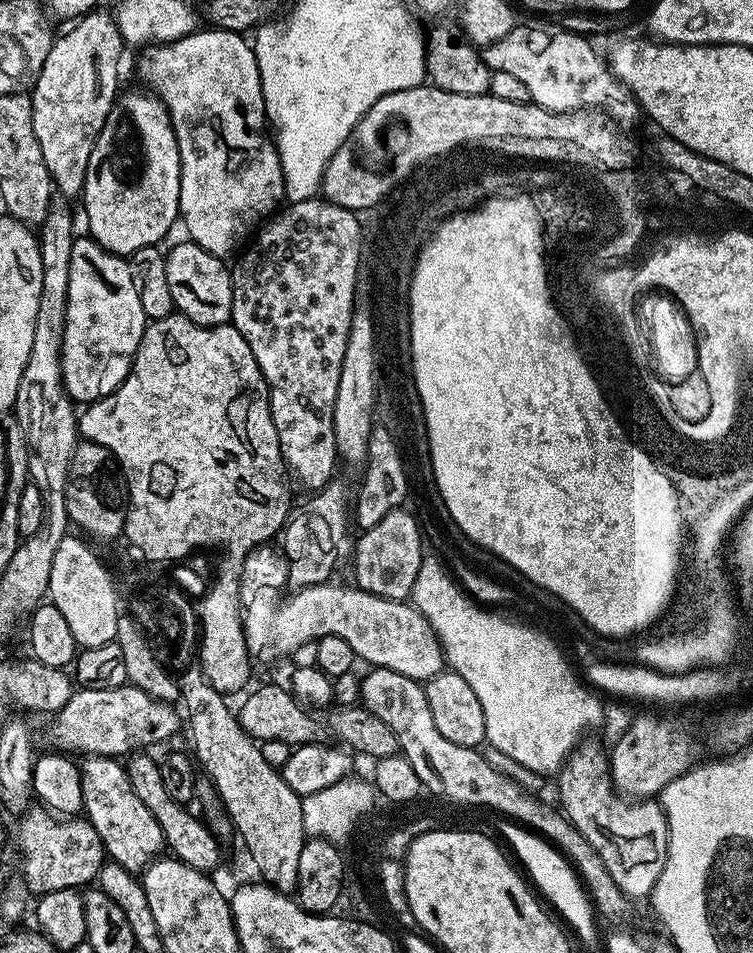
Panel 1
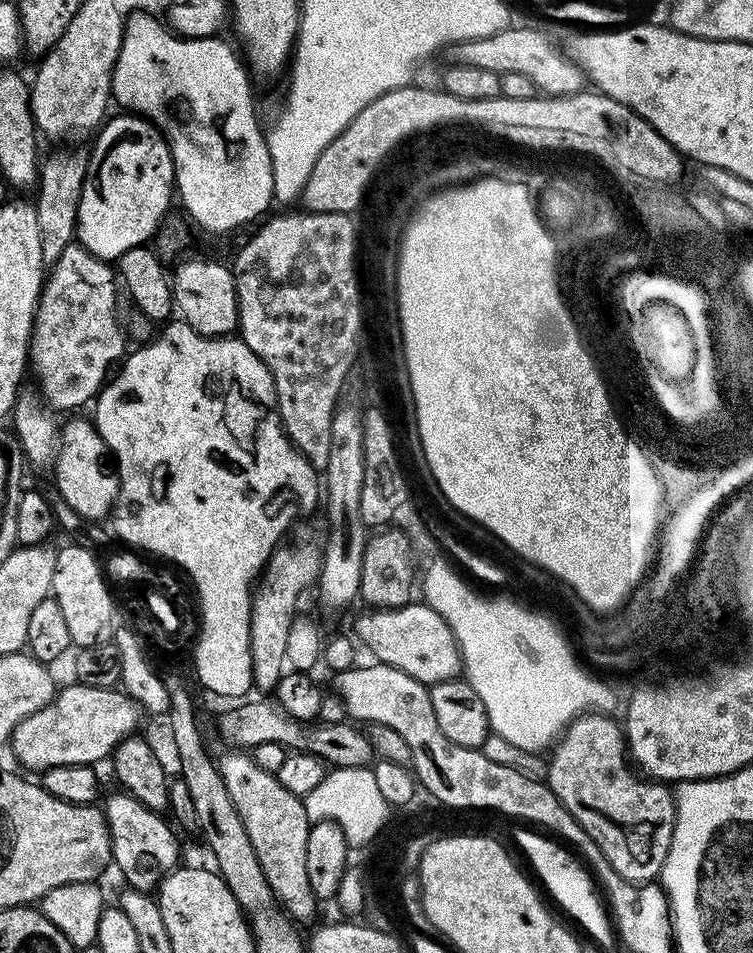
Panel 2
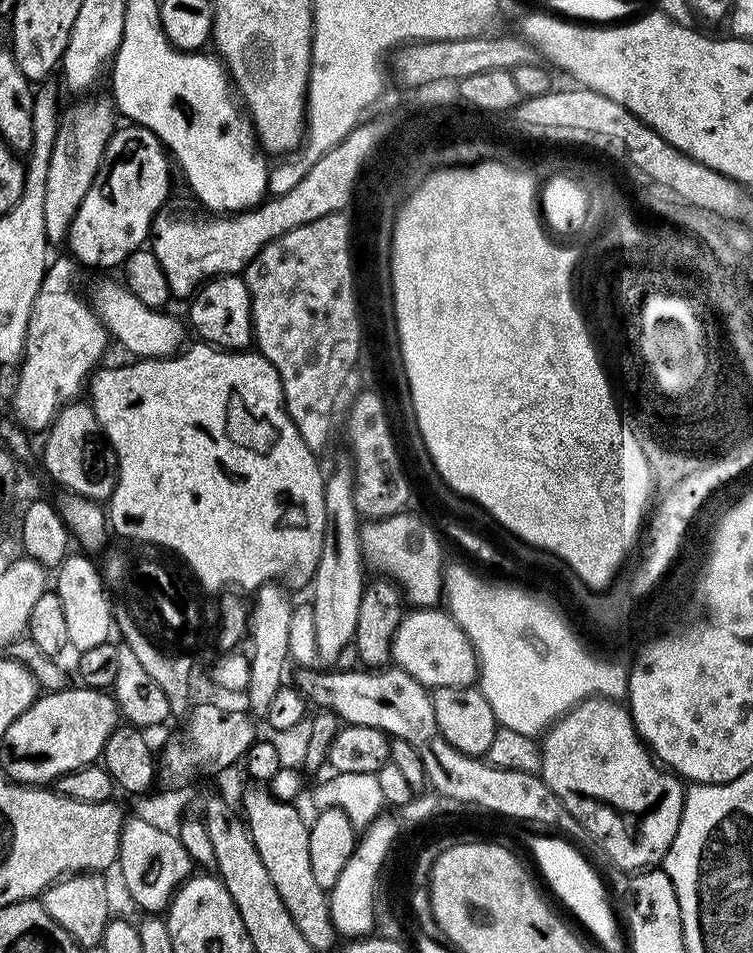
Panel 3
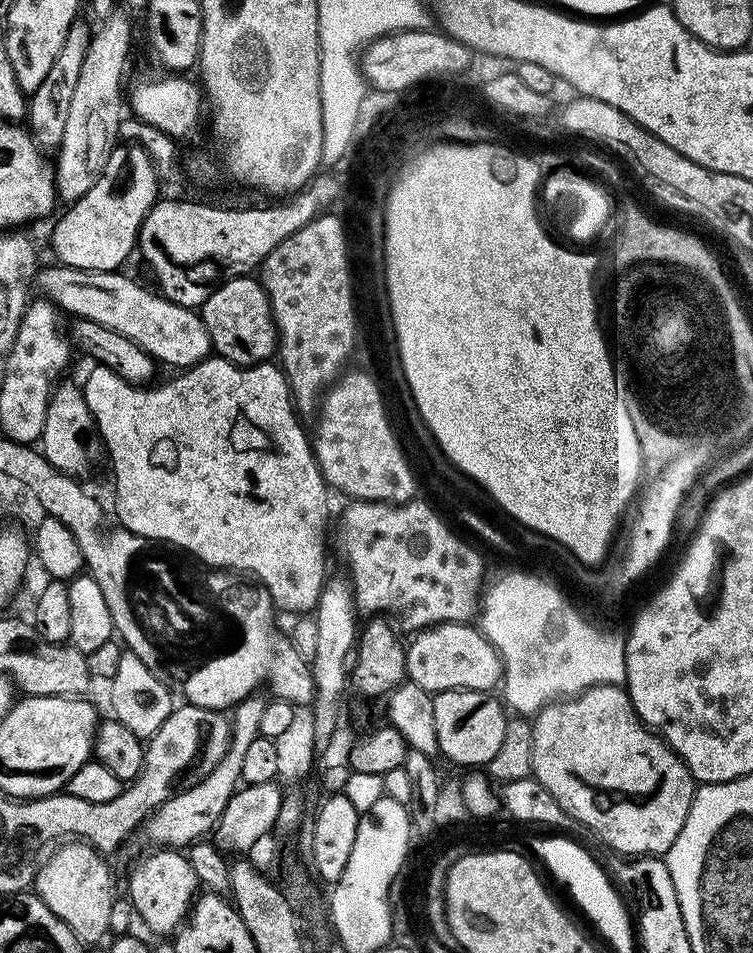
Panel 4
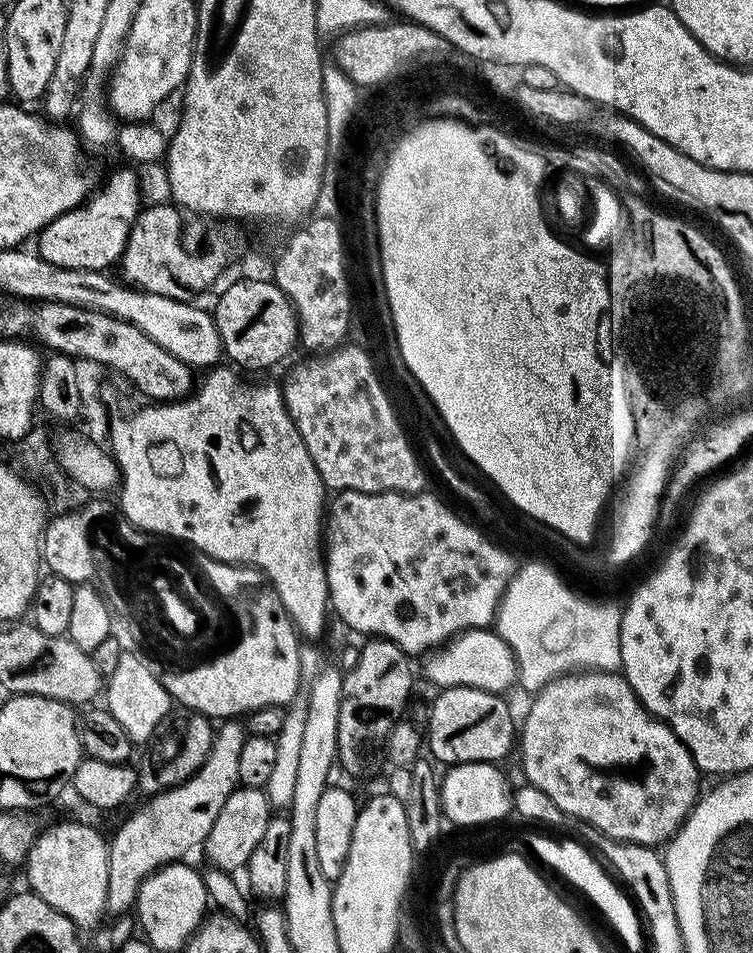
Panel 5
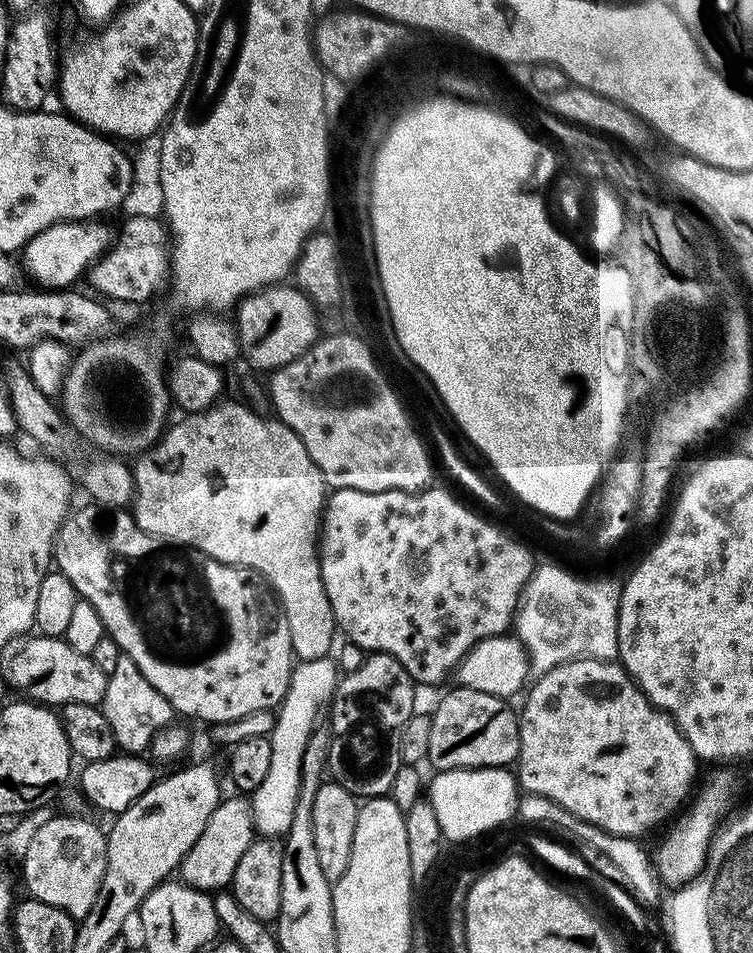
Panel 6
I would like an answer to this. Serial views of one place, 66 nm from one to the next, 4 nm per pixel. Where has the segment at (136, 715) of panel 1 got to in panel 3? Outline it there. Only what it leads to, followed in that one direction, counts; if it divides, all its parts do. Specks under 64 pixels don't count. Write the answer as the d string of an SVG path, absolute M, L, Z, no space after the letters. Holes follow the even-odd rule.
M65 686L38 695L31 706L11 722L2 739L8 744L8 761L2 770L18 784L48 786L103 757L106 738L122 717L115 695L98 688Z

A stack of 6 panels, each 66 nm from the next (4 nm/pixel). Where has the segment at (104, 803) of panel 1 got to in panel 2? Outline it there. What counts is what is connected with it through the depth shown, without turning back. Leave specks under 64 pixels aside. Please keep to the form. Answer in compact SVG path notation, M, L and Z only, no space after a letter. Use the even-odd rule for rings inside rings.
M123 790L102 804L103 814L108 822L109 836L112 839L112 864L124 875L124 884L137 888L140 892L151 893L159 889L160 881L177 867L180 848L176 845L173 825L161 813L147 808Z

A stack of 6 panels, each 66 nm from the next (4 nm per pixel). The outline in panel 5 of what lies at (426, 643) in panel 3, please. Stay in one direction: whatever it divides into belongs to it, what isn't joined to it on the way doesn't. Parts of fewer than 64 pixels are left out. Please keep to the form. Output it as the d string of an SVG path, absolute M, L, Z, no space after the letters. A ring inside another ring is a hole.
M471 628L468 632L460 633L443 648L433 651L424 662L424 676L430 683L436 684L437 689L466 686L504 694L507 693L507 688L511 684L515 685L518 680L512 648L499 632L486 628Z

